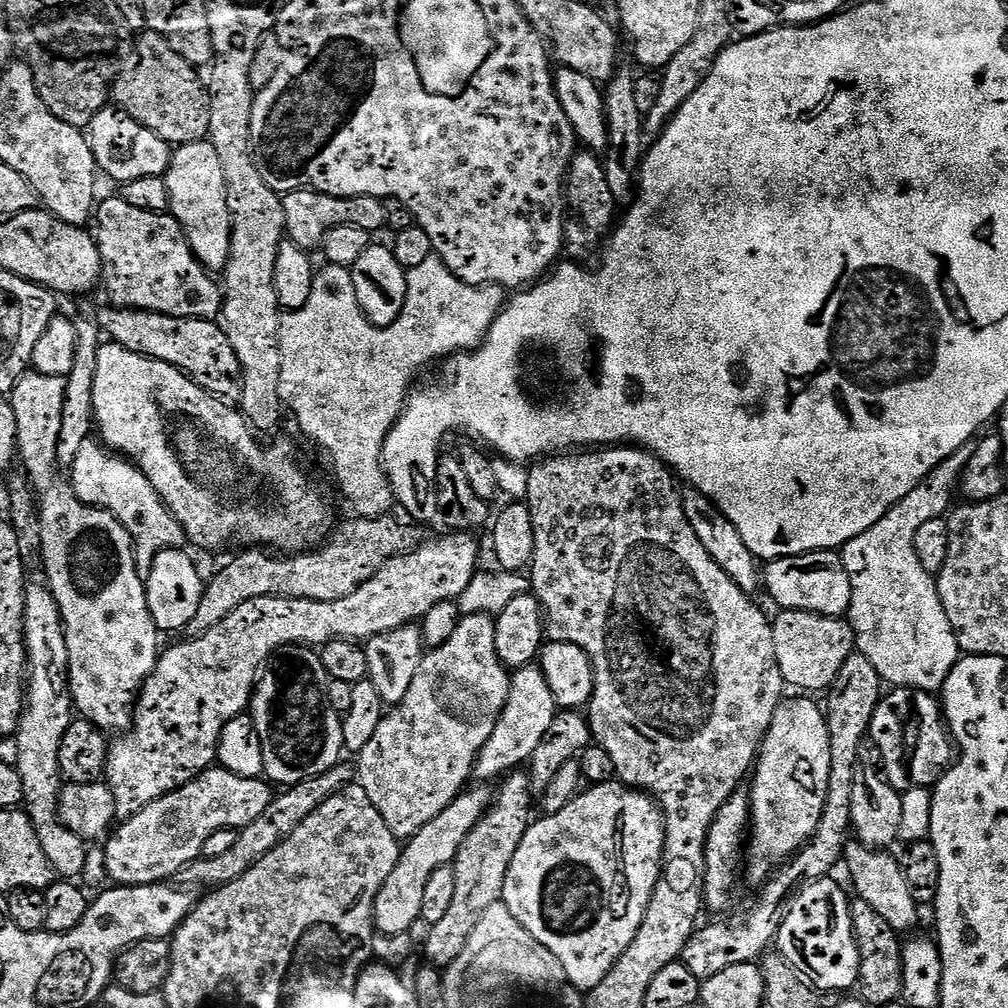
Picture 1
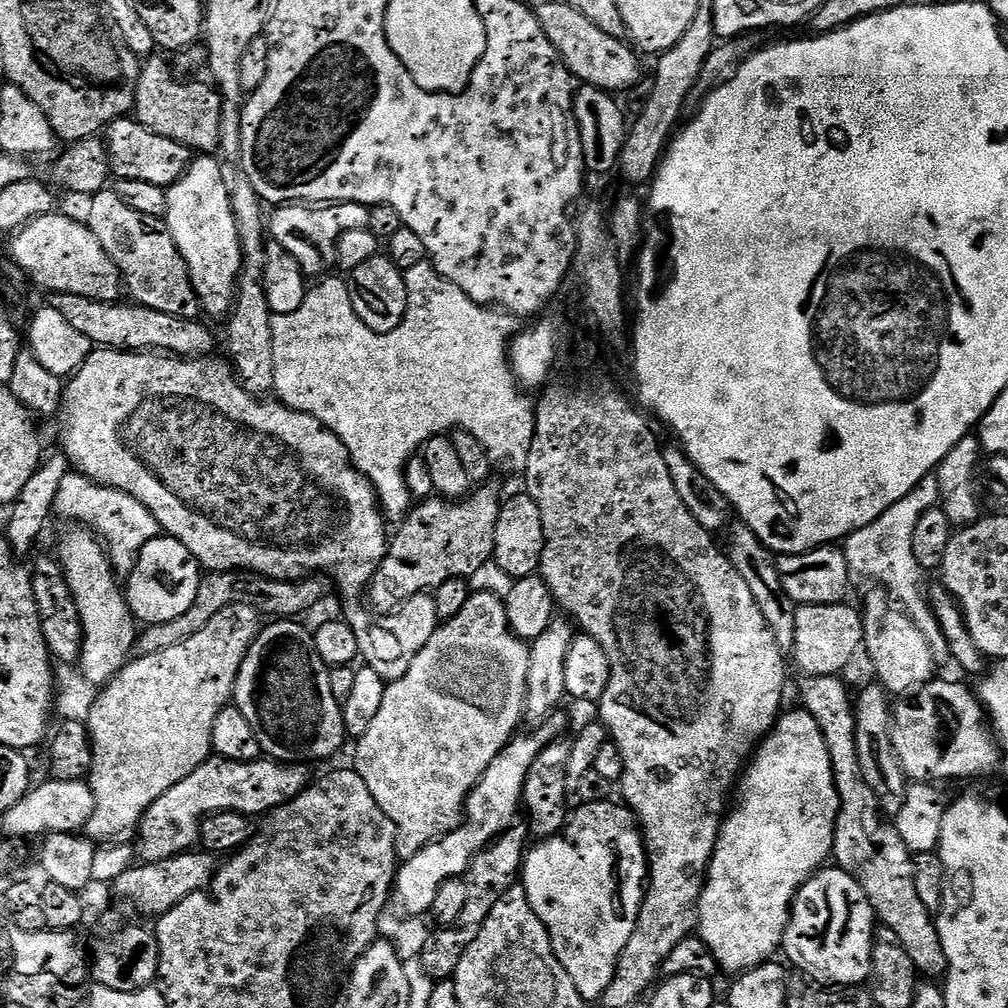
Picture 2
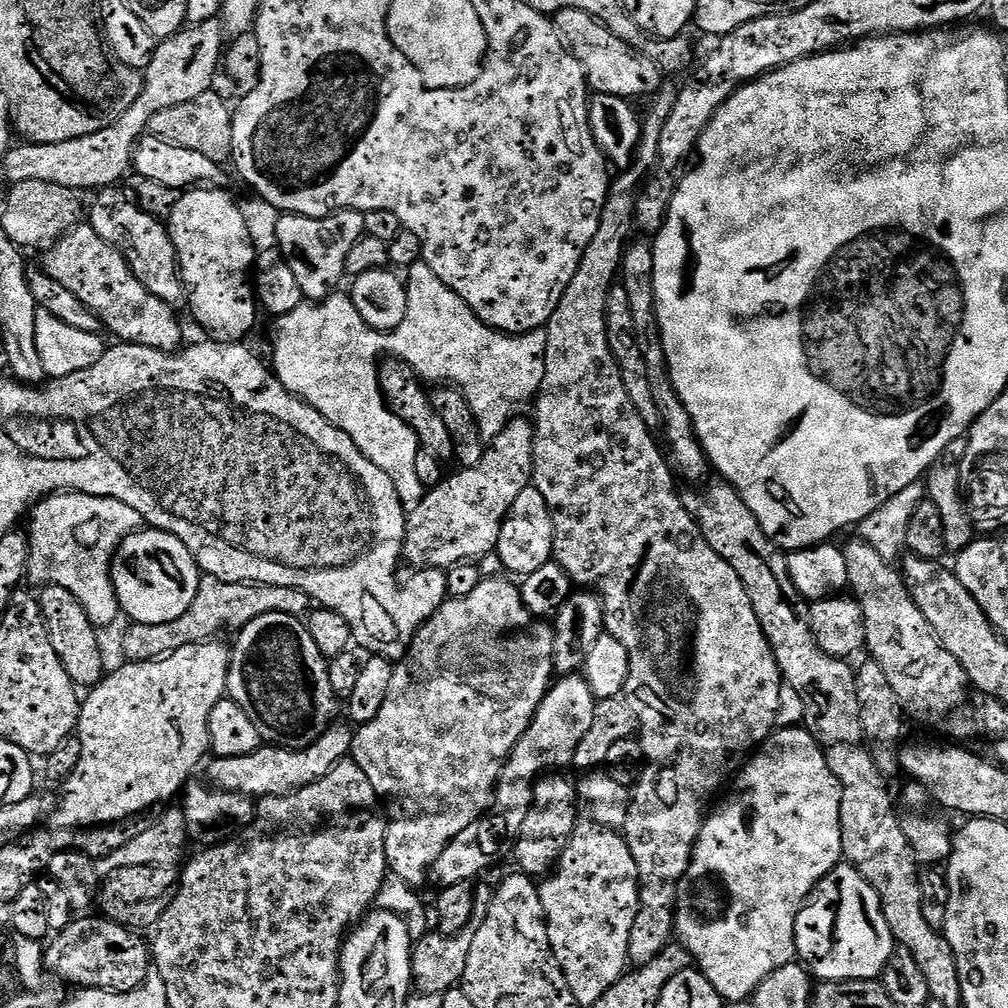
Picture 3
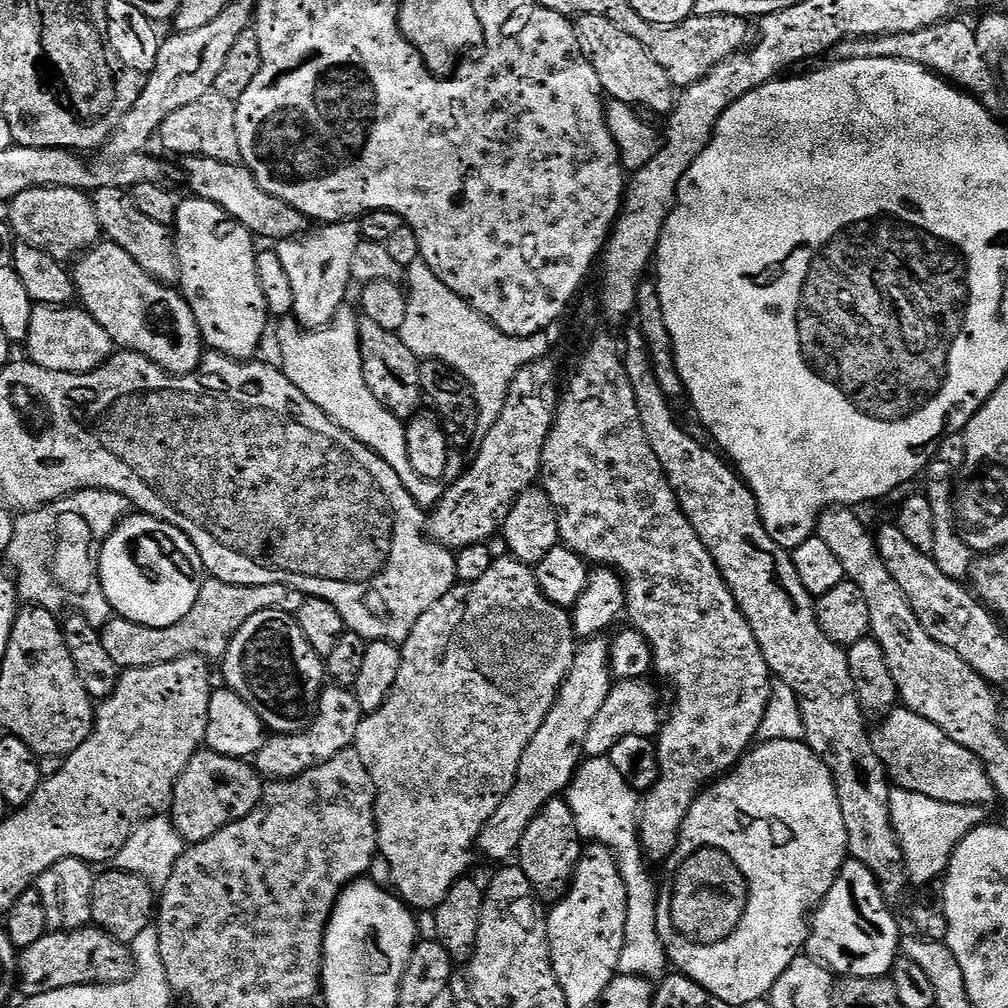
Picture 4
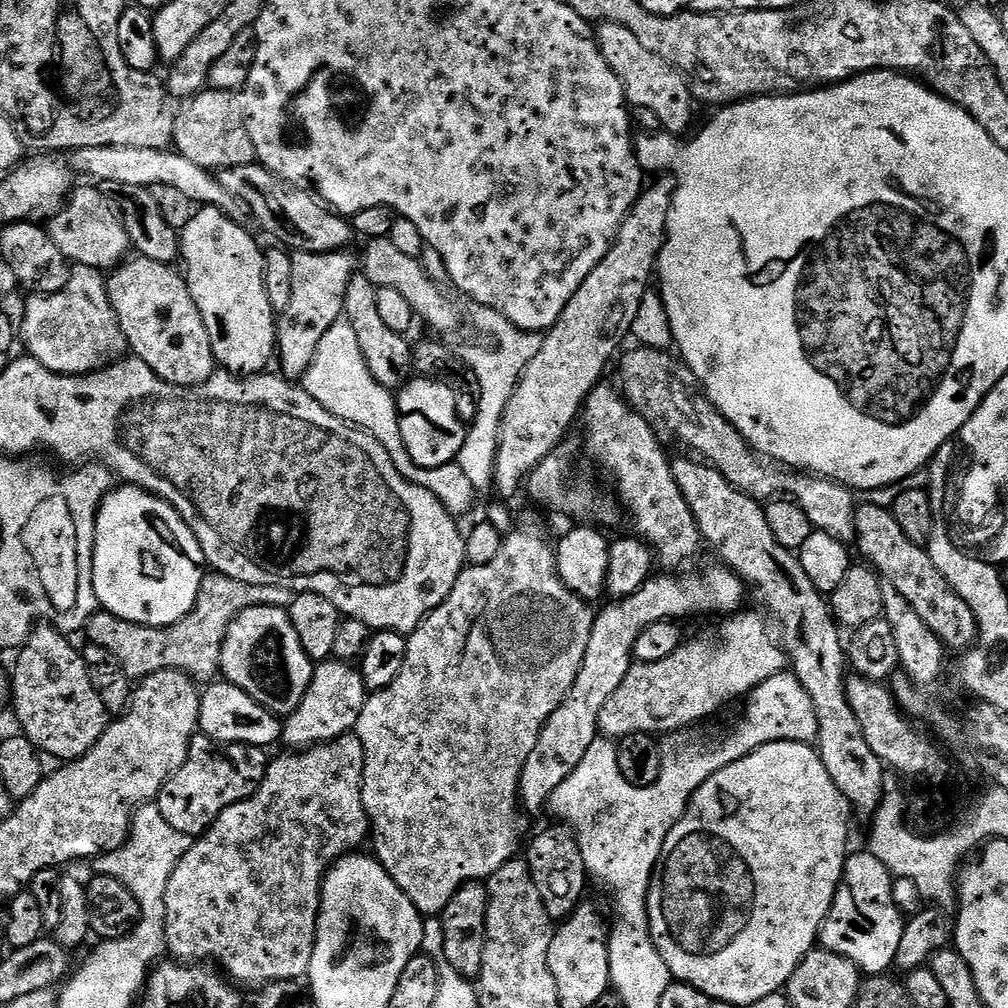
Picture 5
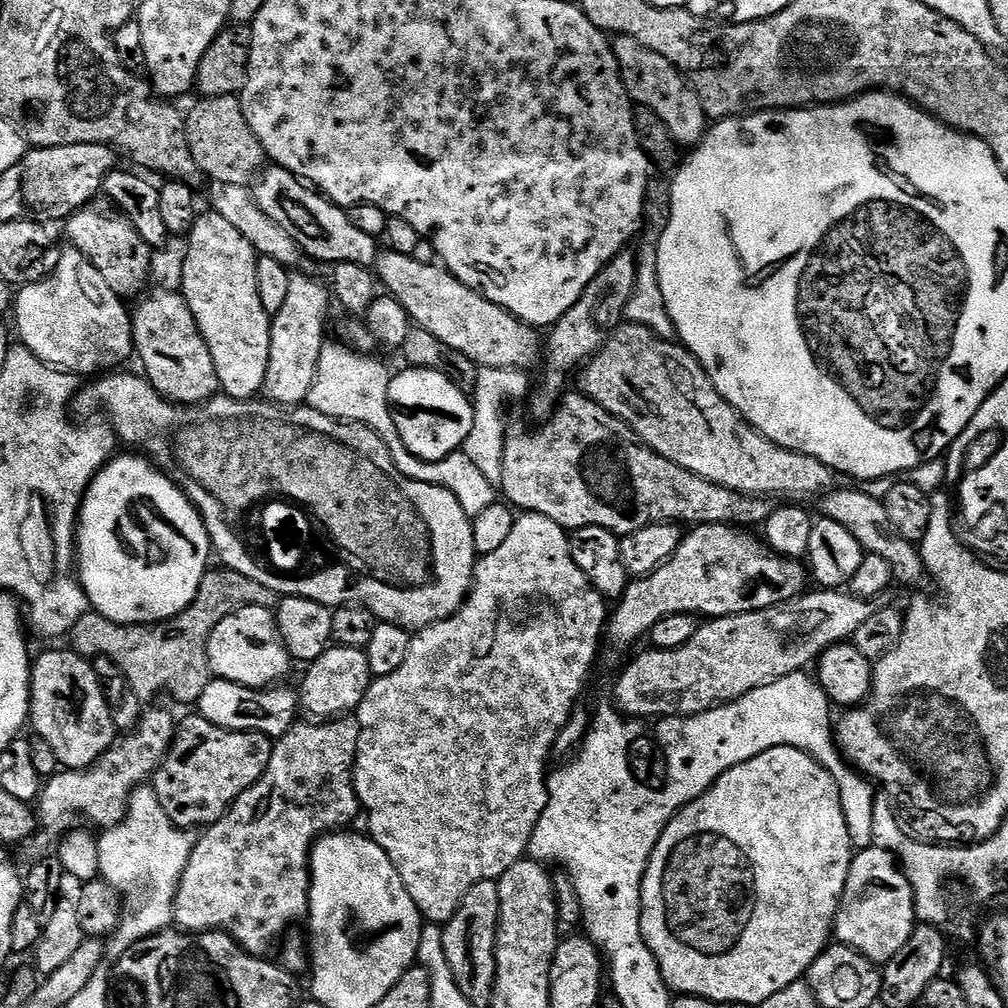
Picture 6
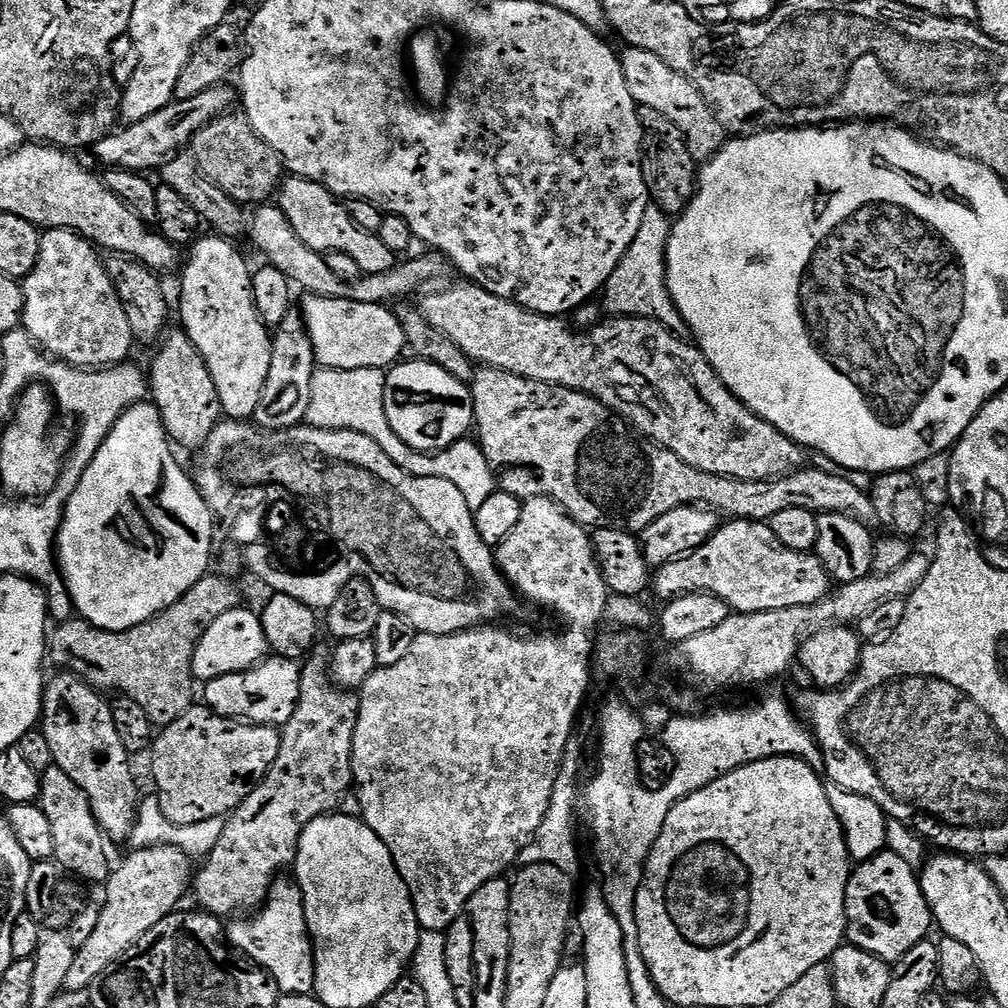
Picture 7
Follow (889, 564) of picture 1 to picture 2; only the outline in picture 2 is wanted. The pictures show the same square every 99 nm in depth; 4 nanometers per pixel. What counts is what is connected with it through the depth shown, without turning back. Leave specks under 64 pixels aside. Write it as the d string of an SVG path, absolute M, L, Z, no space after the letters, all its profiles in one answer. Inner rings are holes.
M930 475L918 486L914 486L914 490L910 490L910 494L906 494L906 498L894 502L894 506L890 506L890 510L886 510L881 516L874 518L874 522L870 522L870 526L862 526L862 530L849 534L842 544L842 551L849 569L855 575L857 572L858 575L872 580L868 582L883 588L889 597L916 623L918 630L925 636L928 645L936 654L940 654L940 651L943 653L946 645L944 636L940 633L940 623L934 618L932 606L926 599L925 589L923 587L920 589L922 570L914 558L914 526L918 526L918 518L922 518L922 514L926 514L926 510L937 507L939 502L938 482L935 475Z

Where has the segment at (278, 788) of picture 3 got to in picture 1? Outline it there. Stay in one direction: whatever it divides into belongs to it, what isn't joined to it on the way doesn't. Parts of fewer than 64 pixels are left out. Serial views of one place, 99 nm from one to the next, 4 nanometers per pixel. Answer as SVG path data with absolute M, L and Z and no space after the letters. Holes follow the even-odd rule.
M219 766L204 769L188 784L139 808L103 841L107 879L113 885L129 888L167 881L172 878L168 876L175 872L177 875L187 864L201 859L201 847L208 837L220 834L223 828L239 830L250 826L270 806L273 795L273 785L267 779L242 778Z

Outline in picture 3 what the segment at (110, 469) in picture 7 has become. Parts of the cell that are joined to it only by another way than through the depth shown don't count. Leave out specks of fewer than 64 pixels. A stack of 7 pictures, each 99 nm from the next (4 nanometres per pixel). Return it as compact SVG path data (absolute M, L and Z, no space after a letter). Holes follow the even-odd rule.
M151 526L143 529L145 532L132 532L119 544L114 552L112 561L112 581L118 594L118 602L125 617L134 624L161 624L162 622L174 622L174 618L182 618L186 610L194 602L198 594L200 567L190 550L174 534L164 532L160 528Z

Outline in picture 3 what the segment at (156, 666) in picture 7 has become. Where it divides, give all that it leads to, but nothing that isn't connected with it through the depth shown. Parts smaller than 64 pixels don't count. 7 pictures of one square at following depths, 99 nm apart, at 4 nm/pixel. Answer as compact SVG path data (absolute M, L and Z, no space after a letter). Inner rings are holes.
M201 575L200 585L198 586L198 594L194 598L194 602L190 606L190 610L186 610L186 614L182 614L182 618L174 618L174 622L162 622L161 624L134 624L129 623L127 625L128 629L124 632L124 652L129 661L134 660L161 660L164 656L169 656L174 650L182 650L182 646L190 646L191 644L204 644L208 640L215 640L221 634L219 632L224 632L227 628L233 628L233 630L239 630L244 627L244 625L249 624L254 618L258 618L262 614L267 612L277 612L278 614L290 614L291 616L303 617L305 613L309 611L310 608L310 597L297 588L291 588L290 586L270 586L269 584L239 584L238 582L222 582L218 578L213 576Z

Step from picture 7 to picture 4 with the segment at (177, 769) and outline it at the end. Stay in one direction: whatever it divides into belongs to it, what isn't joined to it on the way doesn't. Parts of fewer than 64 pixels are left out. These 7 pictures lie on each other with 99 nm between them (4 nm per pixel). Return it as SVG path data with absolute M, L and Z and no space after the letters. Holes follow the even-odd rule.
M201 750L190 758L186 770L174 786L170 819L189 845L214 838L218 830L236 824L260 805L265 781L247 759L239 760L211 750Z

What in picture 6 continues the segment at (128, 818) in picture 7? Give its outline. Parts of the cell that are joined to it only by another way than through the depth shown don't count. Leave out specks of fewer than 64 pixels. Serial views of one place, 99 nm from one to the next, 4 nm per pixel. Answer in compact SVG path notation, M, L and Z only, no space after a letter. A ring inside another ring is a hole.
M67 651L44 652L35 657L28 714L30 728L58 754L61 766L79 770L107 754L118 739L118 725L104 697L101 673L96 673L79 652Z

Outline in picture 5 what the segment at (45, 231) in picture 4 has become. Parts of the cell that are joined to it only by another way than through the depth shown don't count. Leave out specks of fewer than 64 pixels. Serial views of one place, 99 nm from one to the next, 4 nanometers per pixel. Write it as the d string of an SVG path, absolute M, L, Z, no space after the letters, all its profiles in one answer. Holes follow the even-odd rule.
M77 187L60 212L47 221L46 227L50 238L54 238L54 246L62 250L69 262L82 268L94 268L104 274L119 268L129 259L133 246L126 234L126 226L122 226L122 218L116 212L112 197L103 187L95 187Z

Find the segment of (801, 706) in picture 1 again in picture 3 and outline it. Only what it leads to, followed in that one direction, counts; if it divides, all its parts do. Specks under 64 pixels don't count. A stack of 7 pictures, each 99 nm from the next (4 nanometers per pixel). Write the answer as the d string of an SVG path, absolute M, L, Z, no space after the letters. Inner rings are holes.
M803 726L781 727L773 731L772 735L760 745L758 751L741 767L735 777L736 793L717 810L707 817L698 834L698 842L692 851L692 861L686 870L686 874L680 880L680 886L676 890L676 926L674 929L675 939L692 955L695 967L699 968L703 976L718 990L718 994L727 1002L730 1000L746 1000L751 998L774 974L774 970L782 970L782 966L793 963L797 959L796 943L794 942L794 926L798 914L807 904L809 896L816 888L816 883L830 870L837 868L842 863L844 851L842 850L842 826L840 825L840 783L835 774L830 770L826 762L820 744L812 737L811 732Z

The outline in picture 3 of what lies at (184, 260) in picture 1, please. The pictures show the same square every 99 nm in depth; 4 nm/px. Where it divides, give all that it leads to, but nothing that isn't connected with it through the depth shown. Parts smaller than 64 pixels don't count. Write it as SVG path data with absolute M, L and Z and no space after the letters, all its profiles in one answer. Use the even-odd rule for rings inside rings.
M120 186L106 187L99 189L95 193L96 201L92 204L92 217L90 217L92 229L122 253L130 266L130 270L134 270L138 282L142 282L142 286L146 286L146 290L150 290L152 294L162 298L167 304L179 305L179 300L181 303L186 296L184 280L180 276L180 262L176 258L176 247L172 241L172 236L167 230L165 221L146 214L137 206L135 199L125 189L124 193L121 188Z

